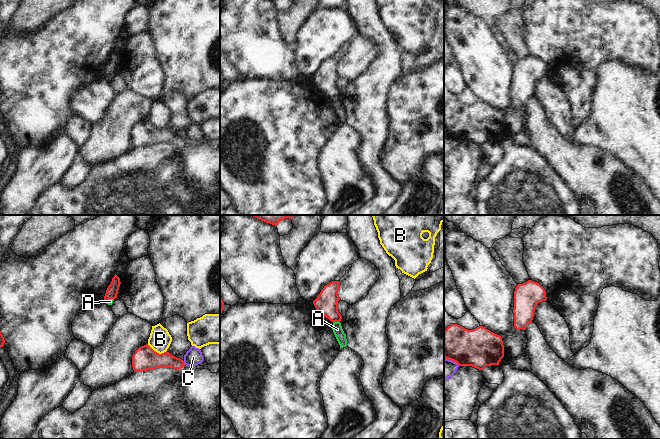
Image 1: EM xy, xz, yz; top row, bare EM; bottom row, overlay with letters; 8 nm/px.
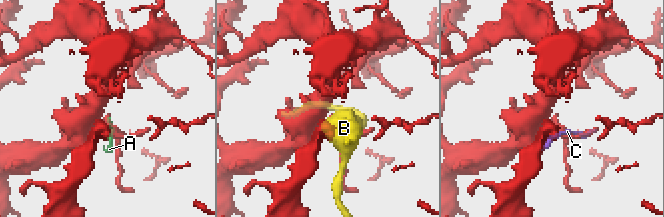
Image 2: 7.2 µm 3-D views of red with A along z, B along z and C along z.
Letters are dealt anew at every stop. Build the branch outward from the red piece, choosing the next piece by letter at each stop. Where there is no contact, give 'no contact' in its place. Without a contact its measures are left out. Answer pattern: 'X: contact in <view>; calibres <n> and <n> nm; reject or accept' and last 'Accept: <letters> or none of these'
A: contact in xz; calibres 190 and 80 nm; reject
B: contact in xy; calibres 190 and 170 nm; reject
C: contact in xy; calibres 140 and 140 nm; reject
Accept: none of these

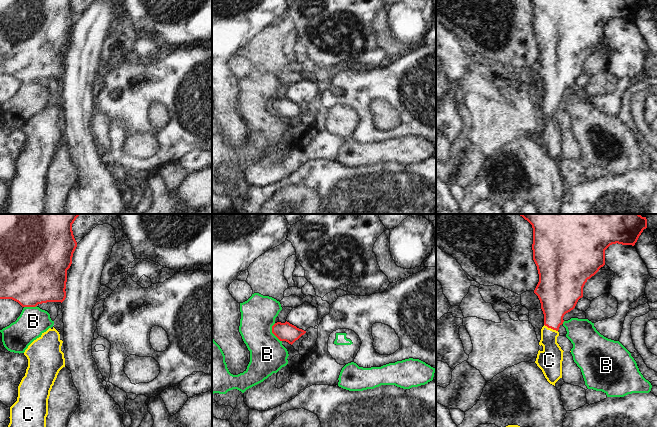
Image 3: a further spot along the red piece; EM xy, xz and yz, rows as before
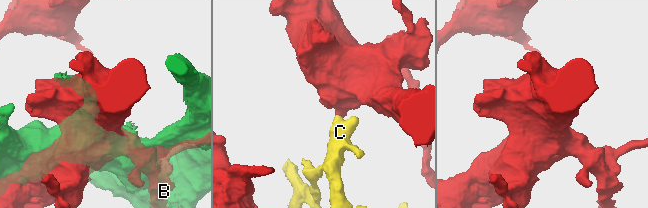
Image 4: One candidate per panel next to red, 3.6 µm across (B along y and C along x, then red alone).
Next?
B: contact in xz; calibres 150 and 280 nm; reject
C: contact in yz; calibres 280 and 190 nm; accept
Accept: C

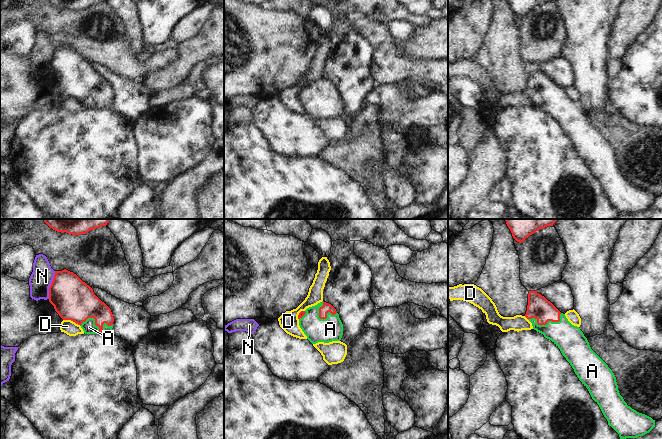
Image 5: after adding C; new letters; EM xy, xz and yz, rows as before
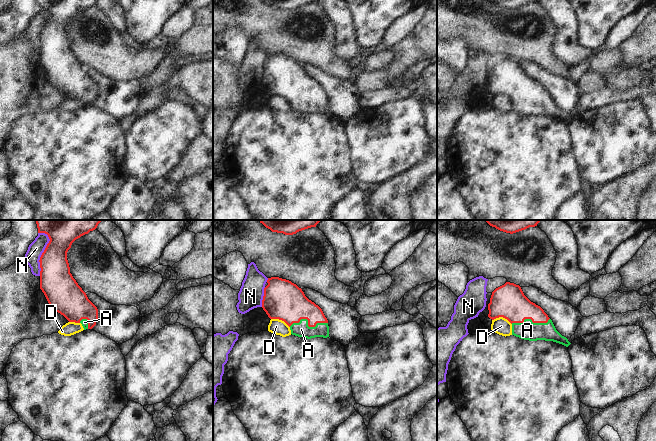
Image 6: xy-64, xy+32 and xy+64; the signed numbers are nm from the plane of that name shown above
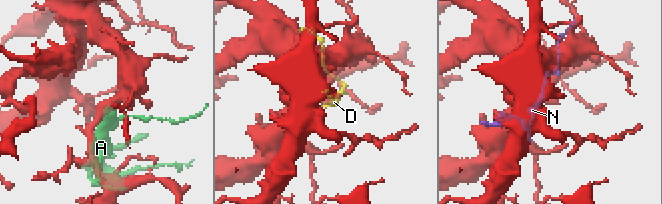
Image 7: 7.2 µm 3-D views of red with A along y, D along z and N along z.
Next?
A: contact in yz; calibres 180 and 220 nm; accept
D: contact in xy; calibres 320 and 120 nm; reject
N: contact in xy; calibres 320 and 180 nm; reject
Accept: A

